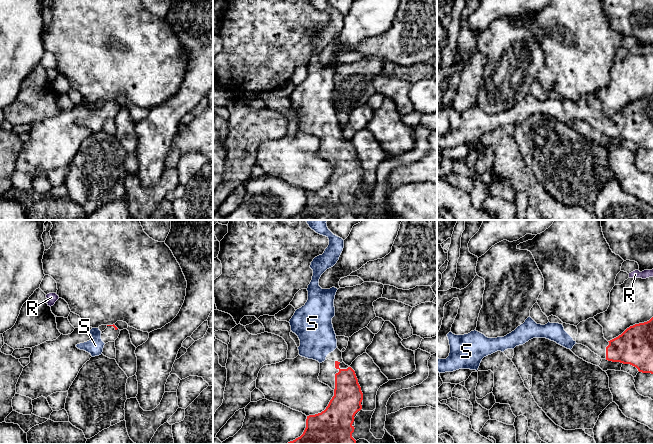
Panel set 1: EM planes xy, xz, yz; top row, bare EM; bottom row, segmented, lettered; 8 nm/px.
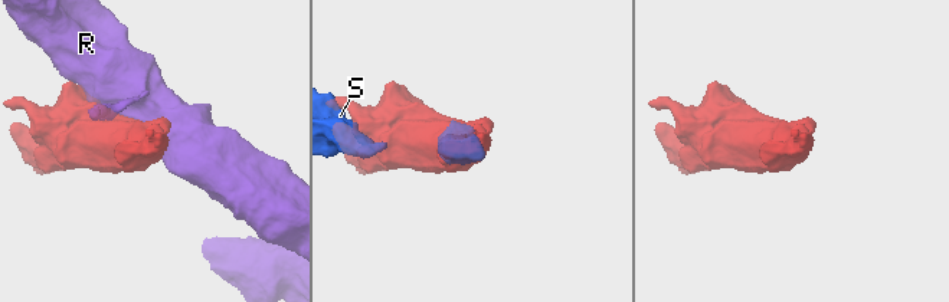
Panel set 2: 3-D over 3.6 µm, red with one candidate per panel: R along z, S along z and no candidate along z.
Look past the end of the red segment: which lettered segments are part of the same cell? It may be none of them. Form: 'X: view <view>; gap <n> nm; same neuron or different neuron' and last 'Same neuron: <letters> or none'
R: view yz; gap 320 nm; different neuron
S: view xy; gap 70 nm; same neuron
Same neuron: S

